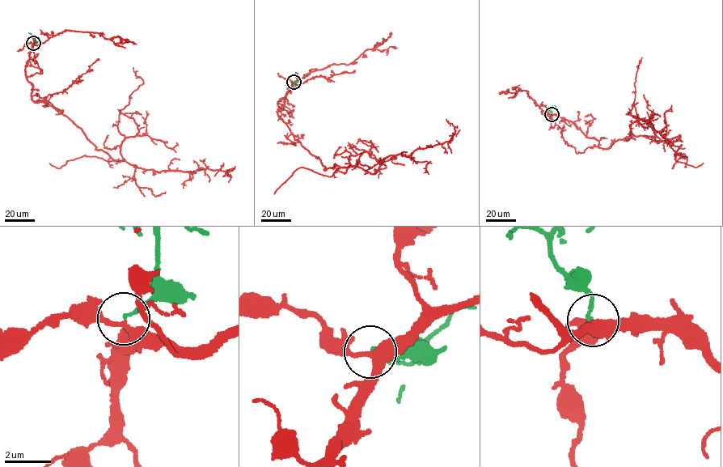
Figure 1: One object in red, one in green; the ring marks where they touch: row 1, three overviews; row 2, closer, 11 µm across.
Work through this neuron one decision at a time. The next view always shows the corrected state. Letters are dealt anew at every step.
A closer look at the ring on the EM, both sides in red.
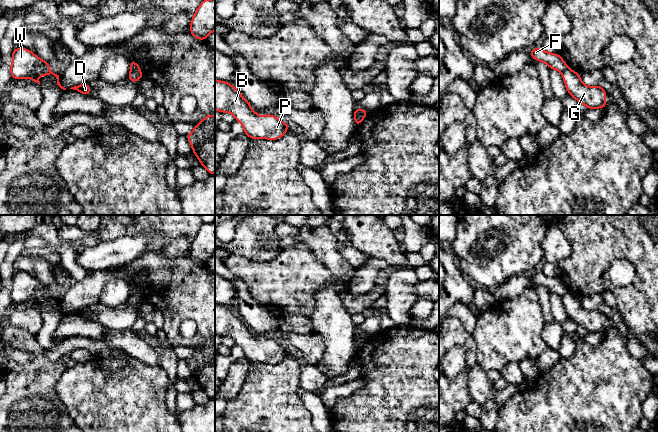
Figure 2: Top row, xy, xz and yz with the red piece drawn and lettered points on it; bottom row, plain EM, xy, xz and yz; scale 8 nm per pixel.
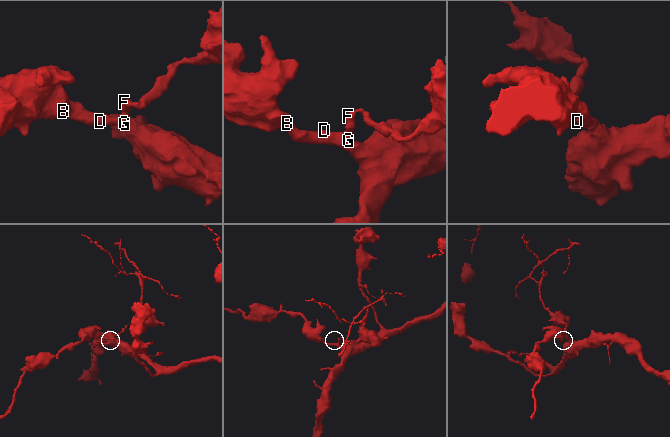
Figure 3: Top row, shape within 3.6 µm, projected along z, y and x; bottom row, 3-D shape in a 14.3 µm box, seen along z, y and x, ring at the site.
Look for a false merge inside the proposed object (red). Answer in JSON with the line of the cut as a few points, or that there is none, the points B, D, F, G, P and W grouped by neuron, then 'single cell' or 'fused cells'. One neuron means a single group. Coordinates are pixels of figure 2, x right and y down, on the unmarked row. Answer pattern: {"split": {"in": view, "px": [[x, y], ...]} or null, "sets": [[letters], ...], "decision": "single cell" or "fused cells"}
{"split": {"in": "xz", "px": [[355, 339], [364, 340]]}, "sets": [["B", "D", "G", "P", "W"], ["F"]], "decision": "fused cells"}

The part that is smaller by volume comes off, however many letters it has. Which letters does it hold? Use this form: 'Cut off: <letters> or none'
Cut off: F

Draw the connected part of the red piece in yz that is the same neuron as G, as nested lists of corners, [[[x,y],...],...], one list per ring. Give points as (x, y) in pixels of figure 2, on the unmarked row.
[[[567,291],[562,296],[562,301],[569,319],[574,321],[580,328],[590,333],[606,332],[606,315],[597,310],[586,310],[583,308],[580,298]]]

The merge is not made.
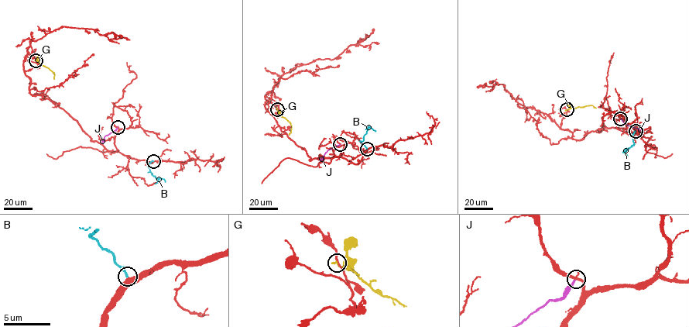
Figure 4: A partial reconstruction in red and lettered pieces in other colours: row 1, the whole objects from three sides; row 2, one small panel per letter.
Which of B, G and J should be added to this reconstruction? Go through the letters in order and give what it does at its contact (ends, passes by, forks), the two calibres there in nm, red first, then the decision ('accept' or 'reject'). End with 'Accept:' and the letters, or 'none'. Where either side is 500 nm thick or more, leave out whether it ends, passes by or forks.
B: it ends | 440/200 nm | accept
G: it ends | 170/220 nm | reject
J: it ends | 280/200 nm | reject
Accept: B

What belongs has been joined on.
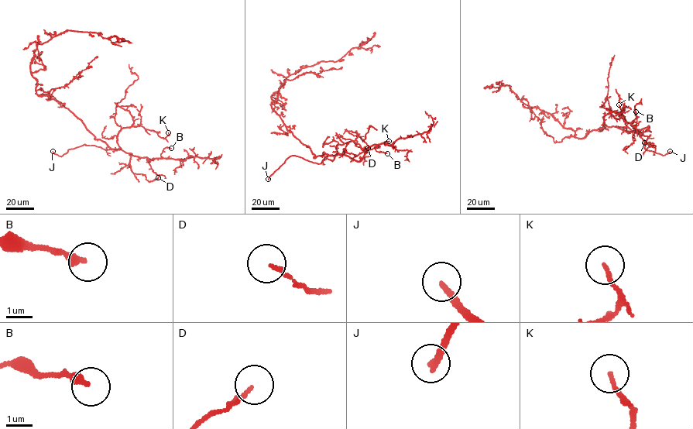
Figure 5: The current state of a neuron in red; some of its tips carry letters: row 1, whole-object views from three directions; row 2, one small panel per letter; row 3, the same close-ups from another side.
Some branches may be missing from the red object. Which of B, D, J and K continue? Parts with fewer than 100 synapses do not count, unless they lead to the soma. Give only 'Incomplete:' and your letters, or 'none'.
Incomplete: J

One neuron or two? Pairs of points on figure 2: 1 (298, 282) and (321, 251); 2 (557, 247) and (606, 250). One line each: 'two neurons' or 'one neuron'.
1: two neurons
2: two neurons

